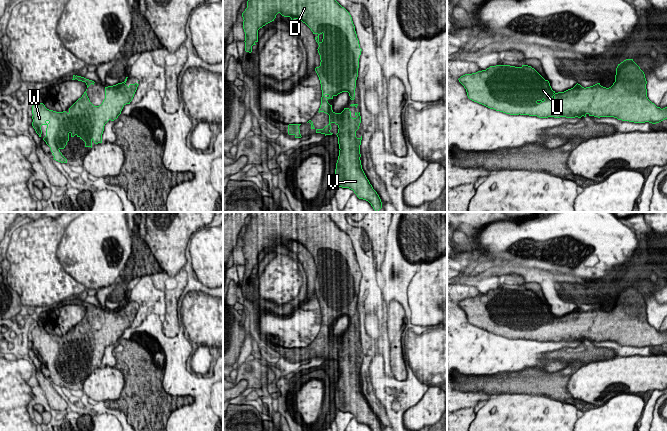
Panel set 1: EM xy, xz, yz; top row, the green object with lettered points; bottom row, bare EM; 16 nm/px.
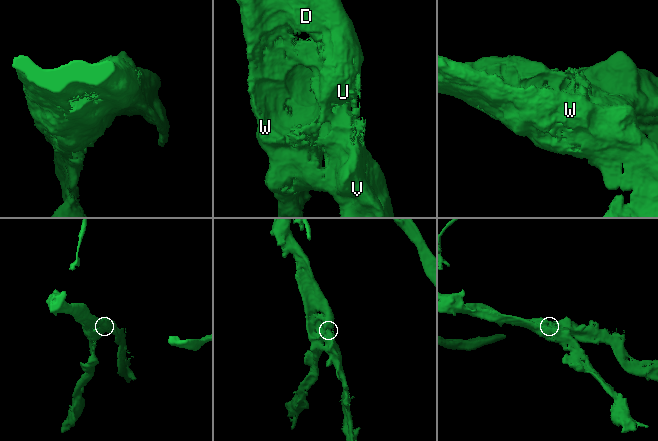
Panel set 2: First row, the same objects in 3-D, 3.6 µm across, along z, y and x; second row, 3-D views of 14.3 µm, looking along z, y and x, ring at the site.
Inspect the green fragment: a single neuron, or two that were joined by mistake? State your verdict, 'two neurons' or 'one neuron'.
one neuron

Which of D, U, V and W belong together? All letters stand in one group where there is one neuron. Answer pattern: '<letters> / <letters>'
D U V W

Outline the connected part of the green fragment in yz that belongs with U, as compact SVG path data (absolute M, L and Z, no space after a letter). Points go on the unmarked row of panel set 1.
M626 283L618 288L615 306L609 312L601 310L600 307L584 312L577 307L571 313L556 317L549 305L528 289L490 290L486 294L465 298L458 304L466 313L470 324L510 339L581 342L588 338L598 342L614 341L622 345L652 348L667 343L667 331L661 333L648 323L645 298L633 283Z

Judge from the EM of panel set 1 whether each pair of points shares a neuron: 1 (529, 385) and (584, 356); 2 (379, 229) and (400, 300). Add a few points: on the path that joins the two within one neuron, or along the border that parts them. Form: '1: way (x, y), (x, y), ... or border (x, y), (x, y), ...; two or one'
1: way (543, 385), (551, 385), (570, 366); one
2: way (378, 247), (378, 258), (389, 270), (393, 282); one

